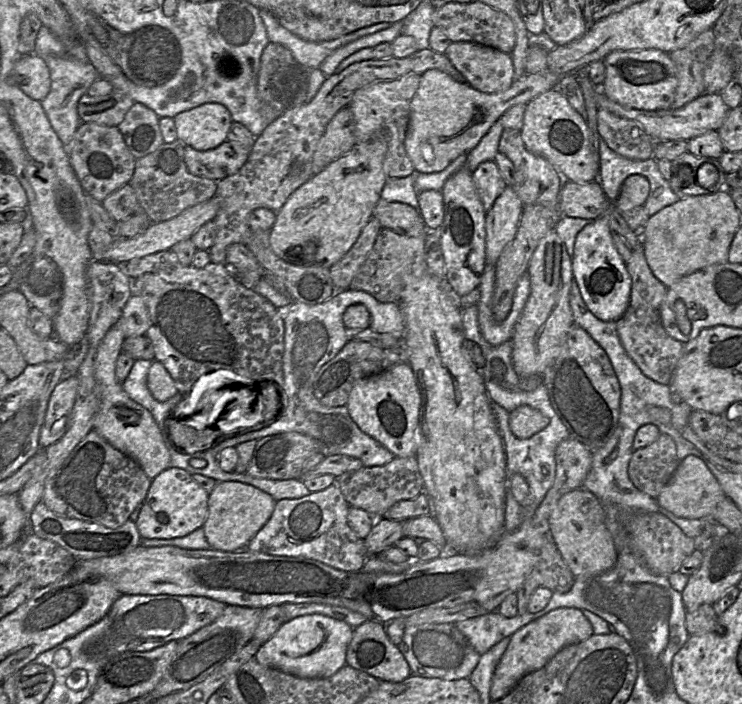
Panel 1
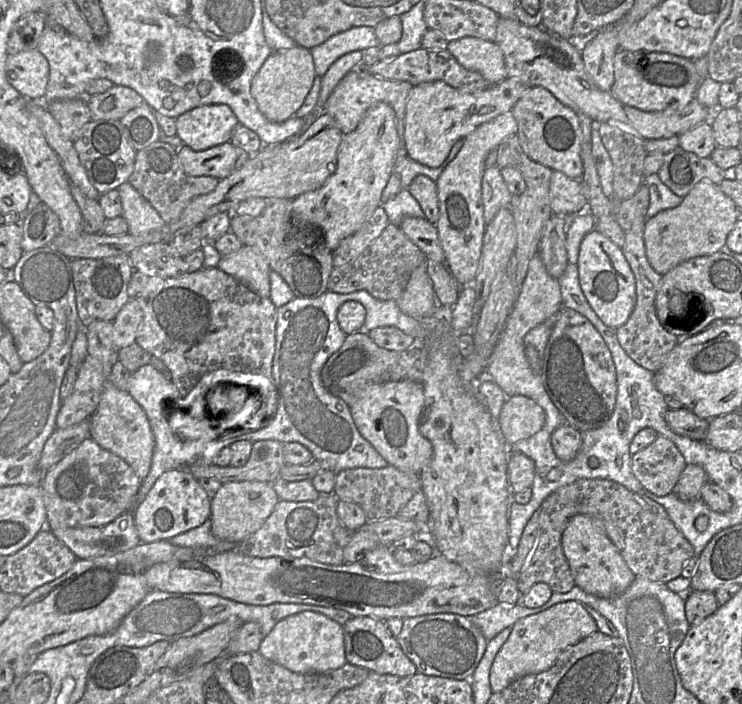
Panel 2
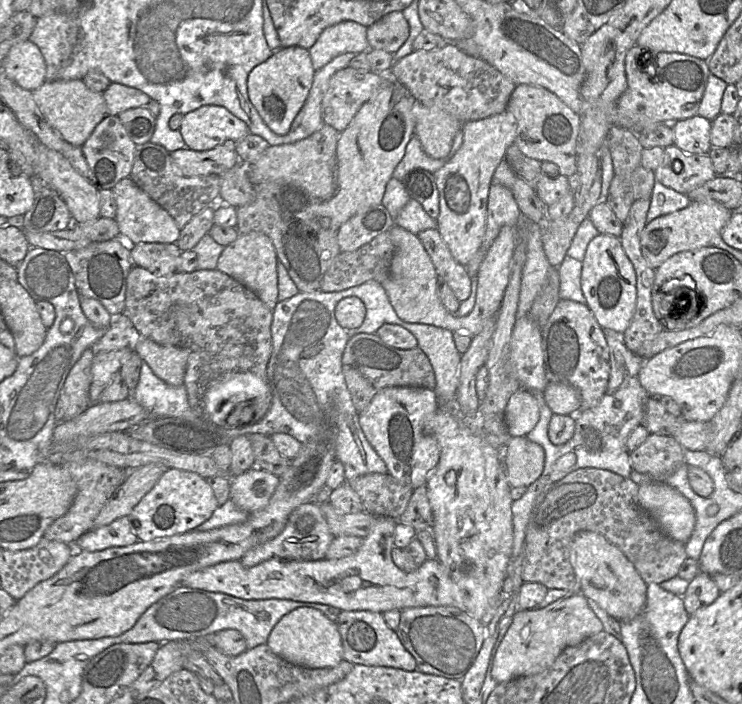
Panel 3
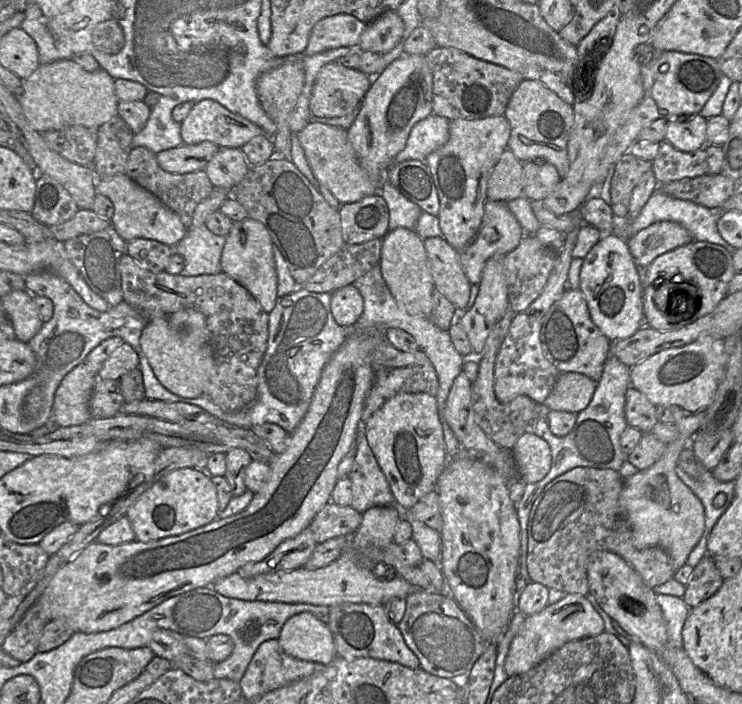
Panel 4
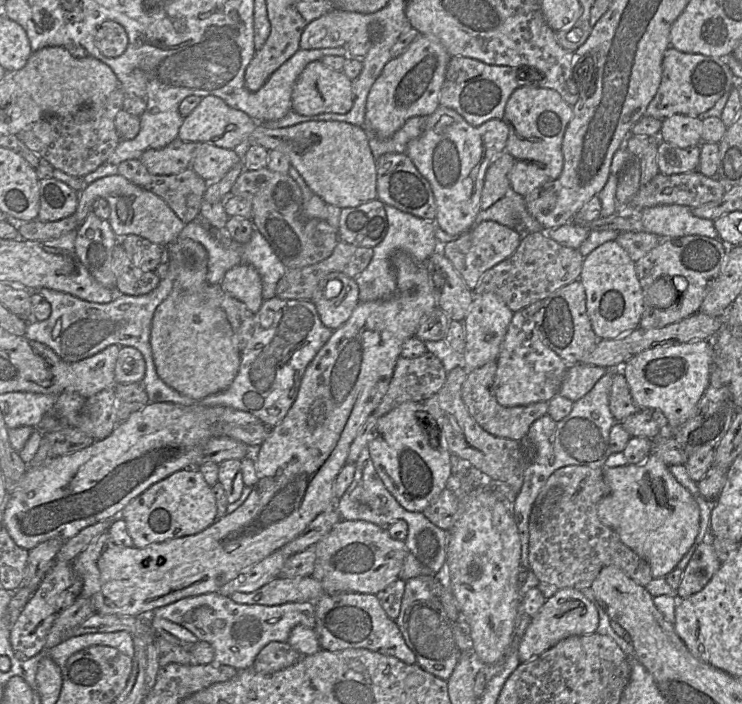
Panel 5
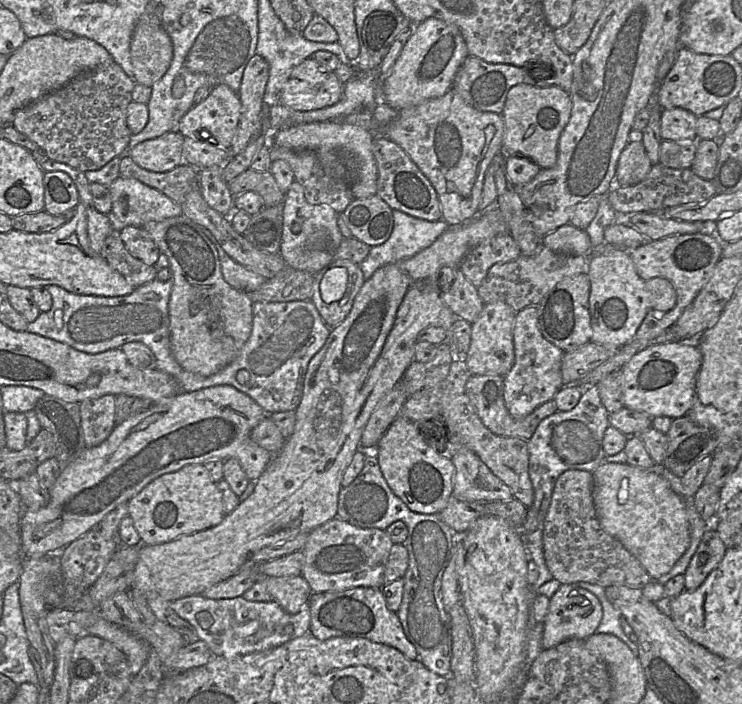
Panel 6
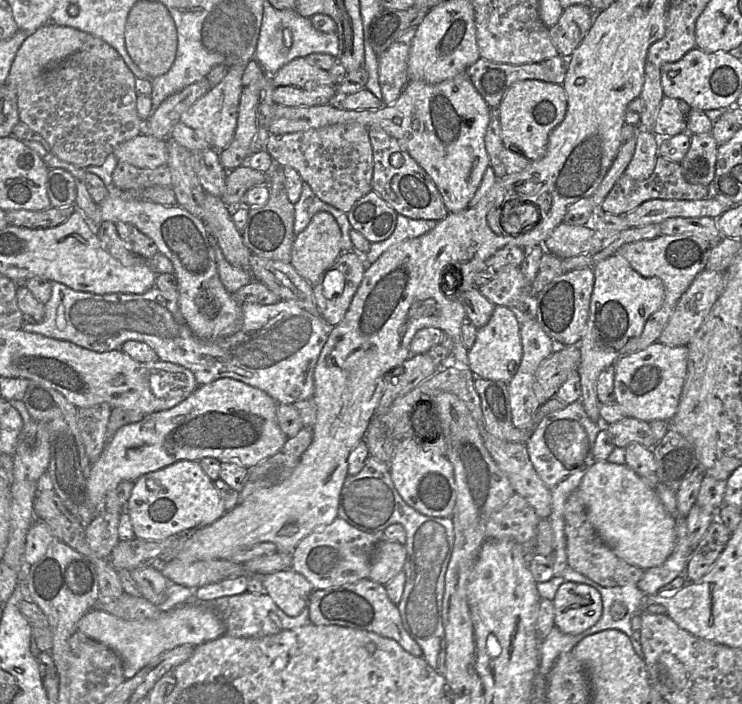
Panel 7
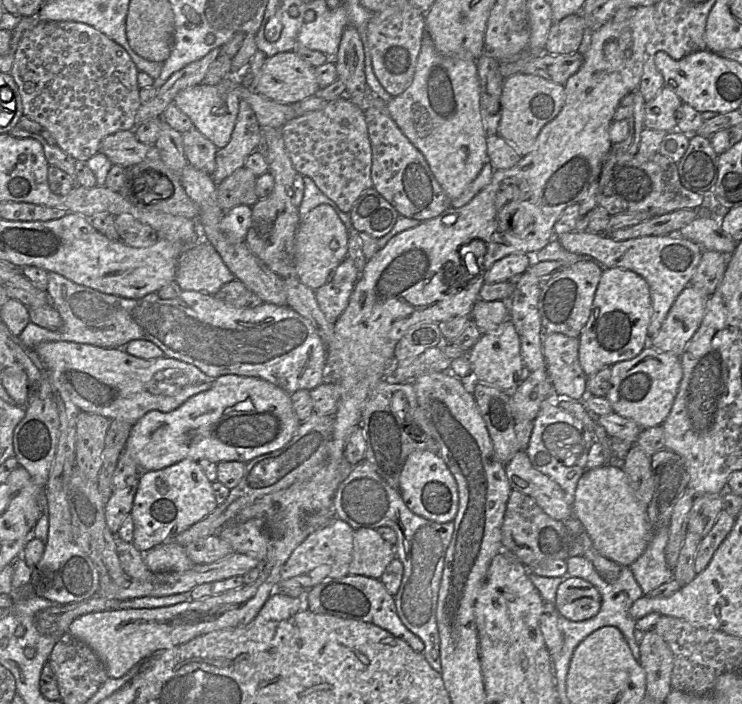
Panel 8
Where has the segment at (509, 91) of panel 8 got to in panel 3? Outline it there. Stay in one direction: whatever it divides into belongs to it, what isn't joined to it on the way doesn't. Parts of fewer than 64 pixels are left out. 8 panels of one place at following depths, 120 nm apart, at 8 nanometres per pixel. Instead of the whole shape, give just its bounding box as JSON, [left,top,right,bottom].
[507,84,581,178]

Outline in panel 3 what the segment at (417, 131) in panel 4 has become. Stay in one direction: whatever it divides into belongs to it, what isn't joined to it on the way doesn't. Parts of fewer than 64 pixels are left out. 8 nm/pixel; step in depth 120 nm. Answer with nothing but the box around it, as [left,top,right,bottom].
[392,129,463,181]

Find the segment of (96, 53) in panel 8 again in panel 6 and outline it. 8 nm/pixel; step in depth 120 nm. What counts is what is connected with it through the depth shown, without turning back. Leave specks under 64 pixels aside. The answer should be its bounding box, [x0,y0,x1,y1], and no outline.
[13,61,135,172]

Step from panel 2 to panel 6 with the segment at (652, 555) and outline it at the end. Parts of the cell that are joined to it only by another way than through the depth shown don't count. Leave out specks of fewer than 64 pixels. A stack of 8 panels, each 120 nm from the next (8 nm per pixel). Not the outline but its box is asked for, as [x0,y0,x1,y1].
[543,469,651,589]

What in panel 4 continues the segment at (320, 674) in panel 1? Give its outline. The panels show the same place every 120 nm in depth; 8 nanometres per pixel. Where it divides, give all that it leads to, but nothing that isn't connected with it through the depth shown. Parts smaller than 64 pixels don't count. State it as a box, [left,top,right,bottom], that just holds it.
[278,612,337,665]

